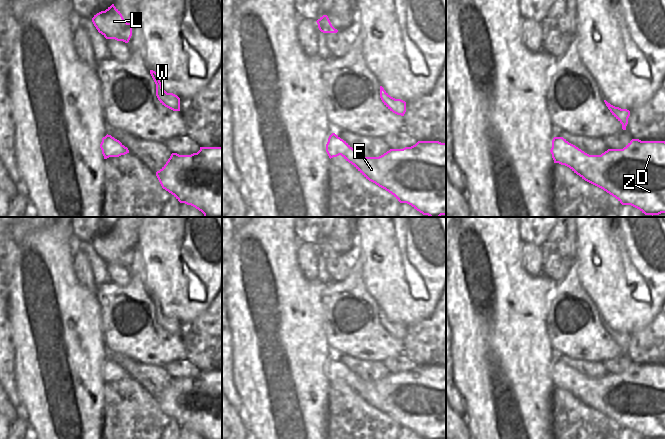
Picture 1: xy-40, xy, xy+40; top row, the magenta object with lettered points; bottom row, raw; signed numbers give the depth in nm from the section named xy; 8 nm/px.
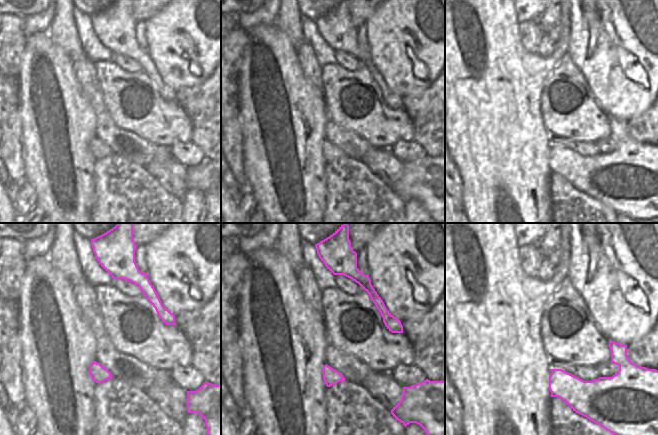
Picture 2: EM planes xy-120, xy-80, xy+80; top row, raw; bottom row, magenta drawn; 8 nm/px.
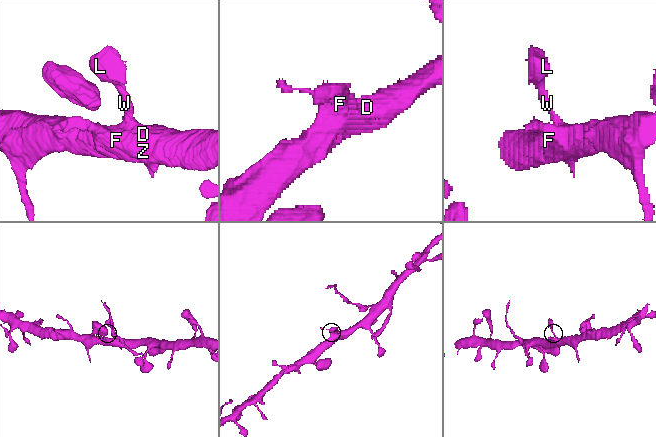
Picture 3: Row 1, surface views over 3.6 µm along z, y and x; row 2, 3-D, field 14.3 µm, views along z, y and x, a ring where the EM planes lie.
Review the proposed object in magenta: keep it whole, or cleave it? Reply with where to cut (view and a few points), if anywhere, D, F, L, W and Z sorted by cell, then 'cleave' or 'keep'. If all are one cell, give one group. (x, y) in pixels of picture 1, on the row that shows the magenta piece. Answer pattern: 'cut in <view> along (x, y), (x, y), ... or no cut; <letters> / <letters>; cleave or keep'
no cut; D F L W Z; keep

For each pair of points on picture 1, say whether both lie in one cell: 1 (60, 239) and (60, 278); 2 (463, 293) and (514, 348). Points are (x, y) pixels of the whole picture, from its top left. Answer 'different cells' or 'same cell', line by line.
1: same cell
2: same cell

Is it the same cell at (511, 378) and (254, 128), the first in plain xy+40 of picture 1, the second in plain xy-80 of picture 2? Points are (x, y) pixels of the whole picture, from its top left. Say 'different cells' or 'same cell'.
same cell

